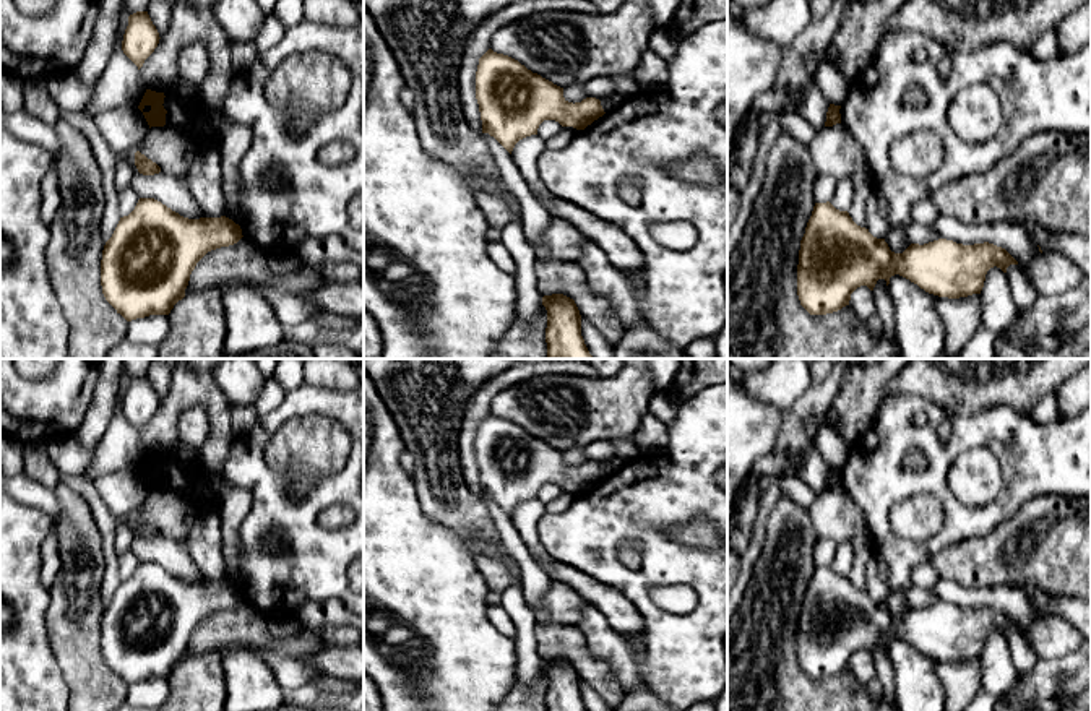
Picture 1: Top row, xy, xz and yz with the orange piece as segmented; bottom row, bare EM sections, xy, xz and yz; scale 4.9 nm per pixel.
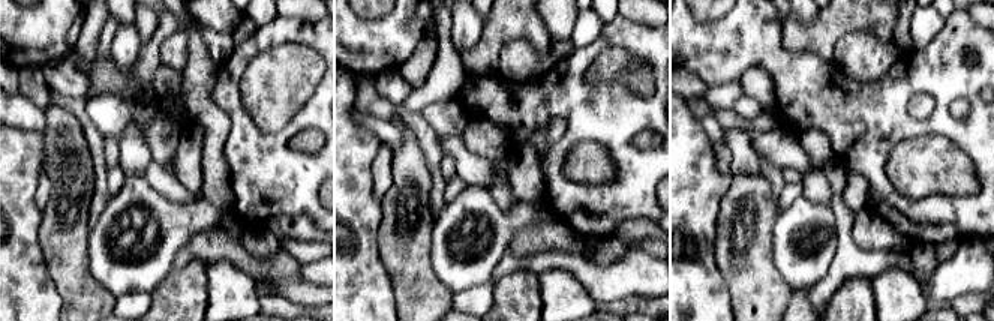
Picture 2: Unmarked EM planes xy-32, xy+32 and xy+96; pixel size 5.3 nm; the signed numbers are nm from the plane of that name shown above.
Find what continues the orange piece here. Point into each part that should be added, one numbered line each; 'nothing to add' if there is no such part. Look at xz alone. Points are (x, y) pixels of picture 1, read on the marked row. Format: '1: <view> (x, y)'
1: xz (547, 129)

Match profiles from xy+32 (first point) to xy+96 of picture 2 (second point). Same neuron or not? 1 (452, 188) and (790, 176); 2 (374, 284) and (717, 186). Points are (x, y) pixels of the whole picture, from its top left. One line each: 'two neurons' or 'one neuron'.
1: two neurons
2: one neuron

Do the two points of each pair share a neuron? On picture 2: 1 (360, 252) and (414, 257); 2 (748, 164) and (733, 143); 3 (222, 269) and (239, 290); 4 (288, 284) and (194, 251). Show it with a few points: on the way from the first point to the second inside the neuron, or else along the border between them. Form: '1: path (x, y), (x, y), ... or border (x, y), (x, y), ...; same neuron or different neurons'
1: border (380, 219), (377, 231), (378, 257), (392, 287); different neurons
2: path (745, 159), (738, 147); same neuron
3: path (222, 273), (234, 285); same neuron
4: path (264, 269), (252, 266), (233, 251), (218, 251); same neuron

